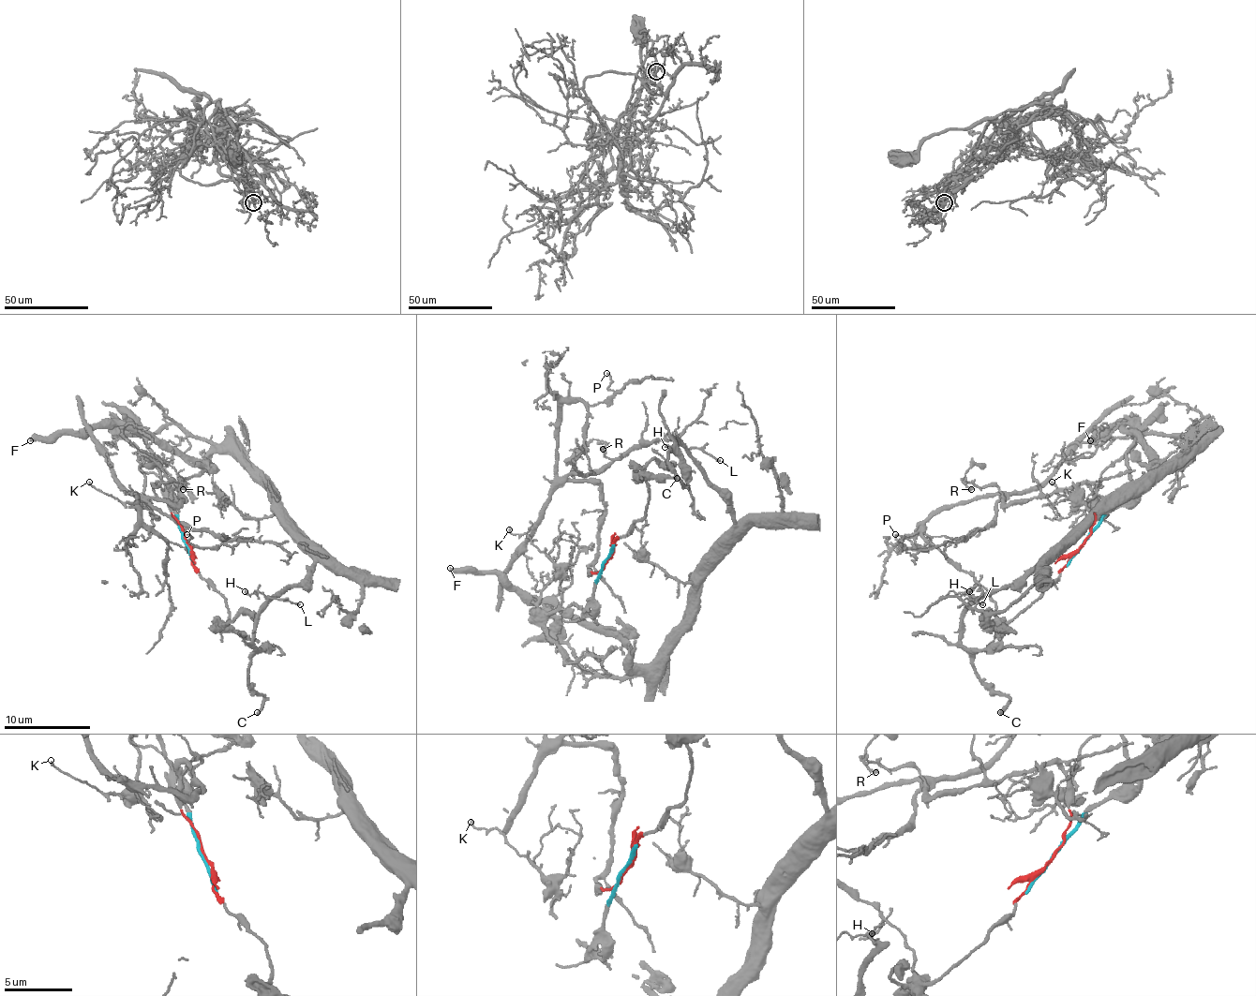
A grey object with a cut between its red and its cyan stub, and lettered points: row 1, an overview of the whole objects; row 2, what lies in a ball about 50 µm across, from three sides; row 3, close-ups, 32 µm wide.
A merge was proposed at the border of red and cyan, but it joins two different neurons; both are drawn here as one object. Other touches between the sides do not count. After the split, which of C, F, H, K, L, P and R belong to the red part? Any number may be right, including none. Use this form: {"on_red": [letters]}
{"on_red": ["P", "R"]}

